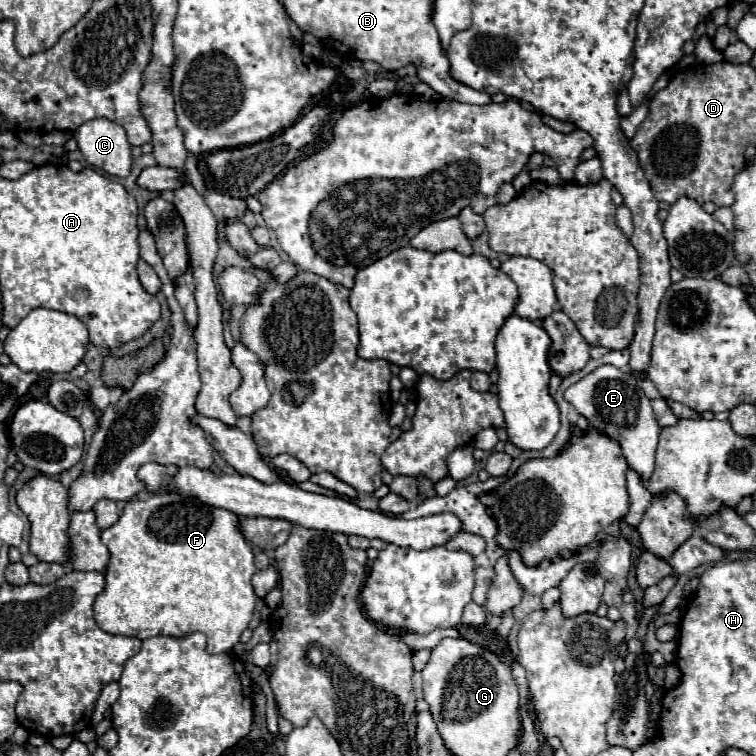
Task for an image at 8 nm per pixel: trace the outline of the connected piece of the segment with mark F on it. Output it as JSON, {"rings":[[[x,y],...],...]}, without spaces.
{"rings":[[[174,493],[148,495],[146,501],[136,497],[126,503],[120,519],[102,531],[102,541],[110,551],[110,563],[104,573],[106,587],[94,601],[94,621],[102,631],[138,639],[154,635],[188,637],[200,631],[208,637],[208,653],[230,651],[240,641],[258,601],[250,581],[258,569],[252,547],[240,533],[238,517],[232,511]]]}

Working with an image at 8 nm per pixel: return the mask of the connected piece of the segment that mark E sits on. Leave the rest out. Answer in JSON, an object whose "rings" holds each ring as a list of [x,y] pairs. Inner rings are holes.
{"rings":[[[600,365],[598,369],[582,377],[578,383],[570,385],[564,391],[564,397],[568,403],[576,407],[580,415],[584,415],[590,421],[590,425],[594,425],[596,429],[602,429],[608,437],[618,441],[628,465],[640,477],[652,475],[660,425],[654,419],[650,399],[638,387],[638,381],[634,379],[632,373],[616,369],[612,365]]]}

